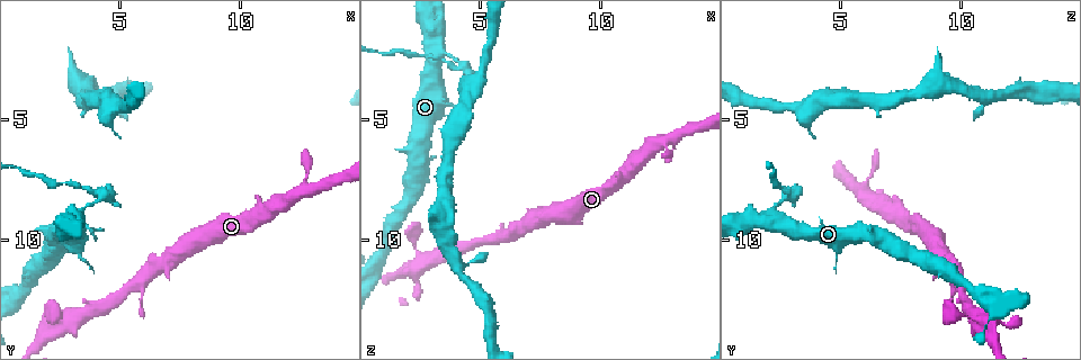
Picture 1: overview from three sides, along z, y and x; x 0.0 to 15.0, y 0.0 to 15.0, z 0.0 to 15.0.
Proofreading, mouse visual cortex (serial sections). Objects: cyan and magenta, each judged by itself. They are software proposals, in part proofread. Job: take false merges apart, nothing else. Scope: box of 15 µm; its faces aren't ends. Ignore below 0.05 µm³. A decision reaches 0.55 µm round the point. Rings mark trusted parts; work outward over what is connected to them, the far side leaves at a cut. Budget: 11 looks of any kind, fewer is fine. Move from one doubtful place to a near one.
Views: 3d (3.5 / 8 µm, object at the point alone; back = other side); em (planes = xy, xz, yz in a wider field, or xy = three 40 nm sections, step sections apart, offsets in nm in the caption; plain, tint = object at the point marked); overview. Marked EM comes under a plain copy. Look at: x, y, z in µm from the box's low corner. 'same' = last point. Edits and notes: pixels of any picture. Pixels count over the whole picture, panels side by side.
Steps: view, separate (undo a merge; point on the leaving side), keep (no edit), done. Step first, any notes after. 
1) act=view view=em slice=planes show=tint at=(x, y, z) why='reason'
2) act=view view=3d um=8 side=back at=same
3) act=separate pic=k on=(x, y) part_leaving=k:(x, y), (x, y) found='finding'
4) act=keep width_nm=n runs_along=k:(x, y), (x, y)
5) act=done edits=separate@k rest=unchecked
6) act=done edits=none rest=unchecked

act=view view=3d um=3.5 at=(11.0, 9.0, 7.3)

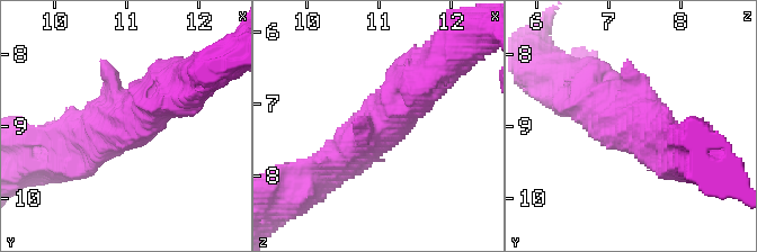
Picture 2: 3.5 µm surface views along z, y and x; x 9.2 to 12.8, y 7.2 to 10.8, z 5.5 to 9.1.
act=view view=em slice=xy step=5 show=tint at=(11.00, 9.00, 7.30)

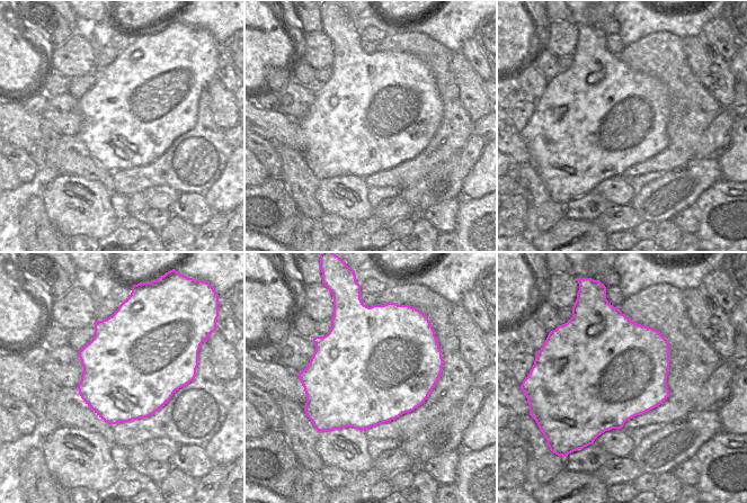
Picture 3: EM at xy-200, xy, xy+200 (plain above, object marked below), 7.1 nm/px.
act=keep runs_along=2:(323, 171), (428, 77) found='continuous, no second cell'

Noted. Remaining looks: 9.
act=view view=3d um=3.5 at=(12.6, 7.7, 6.0) why='small branch off a trunk'

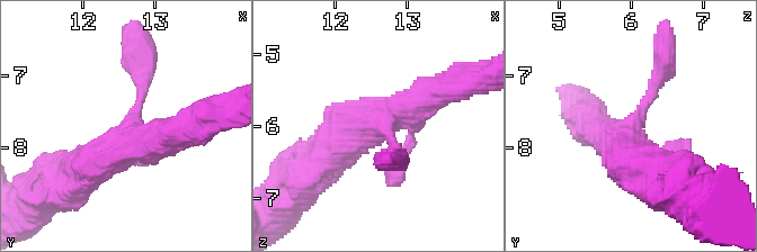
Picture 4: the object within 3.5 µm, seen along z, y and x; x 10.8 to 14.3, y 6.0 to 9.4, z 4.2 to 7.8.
act=view view=em slice=xy step=3 show=tint at=(12.70, 7.70, 6.00)

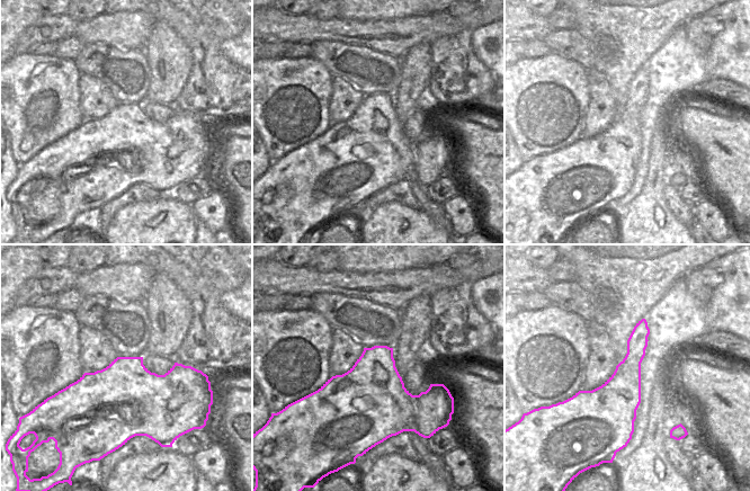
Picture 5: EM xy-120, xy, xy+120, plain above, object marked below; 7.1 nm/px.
act=view view=em slice=xy step=2 show=tint at=same why='another direction'

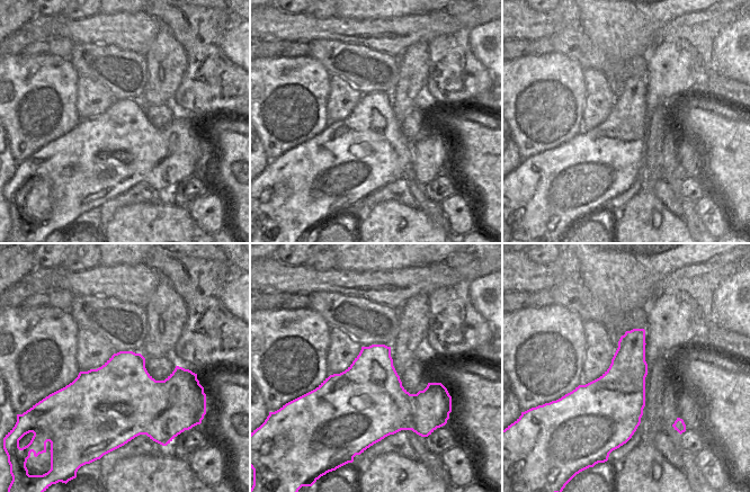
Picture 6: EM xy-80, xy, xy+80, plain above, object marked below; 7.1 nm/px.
act=keep runs_along=4:(326, 155), (367, 124), (447, 87) found='continuous, no second cell'

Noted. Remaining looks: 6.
act=view view=3d um=3.5 at=(4.3, 8.2, 2.8) why='abrupt turn'

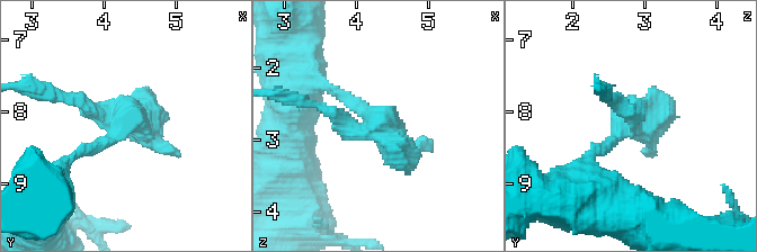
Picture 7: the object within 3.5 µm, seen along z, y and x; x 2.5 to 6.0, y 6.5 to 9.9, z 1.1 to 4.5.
act=view view=em slice=planes show=tint at=(4.20, 8.15, 2.80) why='shape alone is not enough'

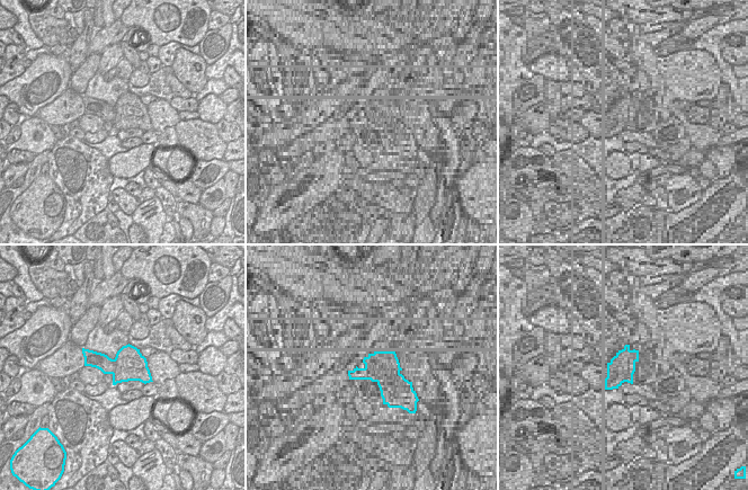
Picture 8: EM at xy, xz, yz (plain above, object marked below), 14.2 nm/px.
act=keep runs_along=7:(591, 159), (634, 114), (608, 97) found='all the same cell'

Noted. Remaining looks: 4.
act=view view=3d um=8 at=(2.6, 13.2, 10.6) why='small branch off a trunk'

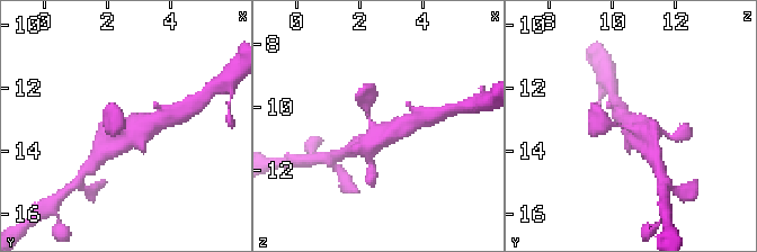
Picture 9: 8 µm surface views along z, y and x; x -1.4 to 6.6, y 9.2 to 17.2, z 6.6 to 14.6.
act=view view=3d um=3.5 at=(2.5, 13.3, 10.7)

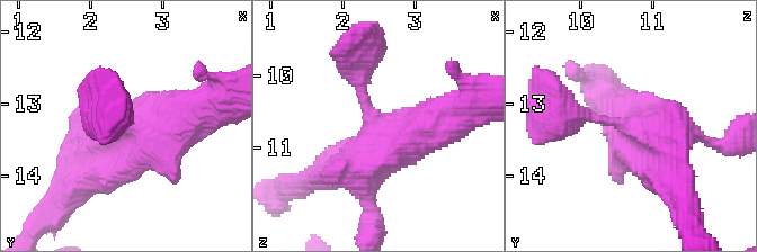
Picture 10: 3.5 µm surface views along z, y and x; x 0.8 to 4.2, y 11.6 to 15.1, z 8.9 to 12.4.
act=keep runs_along=10:(206, 106), (154, 124), (89, 172) found='one cell here'

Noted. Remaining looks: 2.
act=done edits=none rest=unchecked

